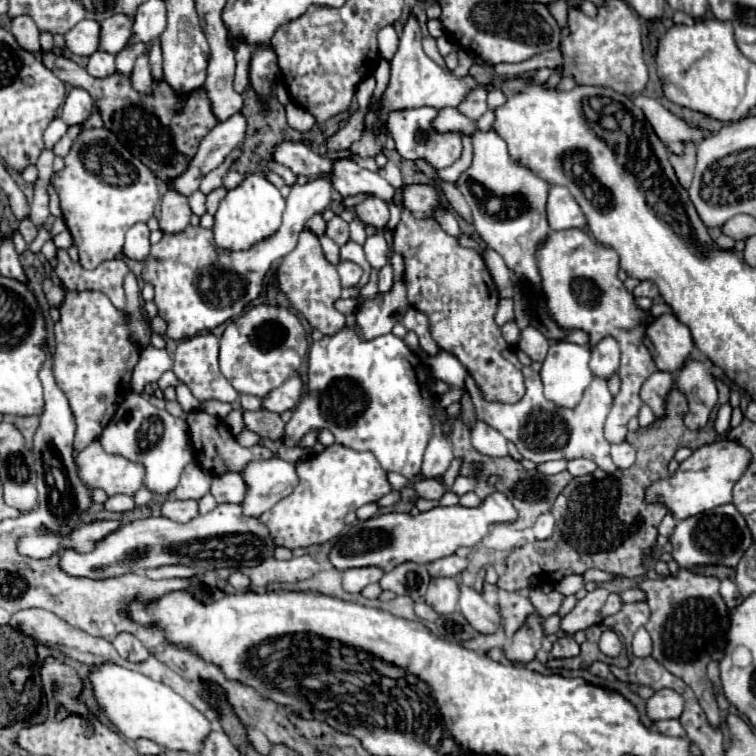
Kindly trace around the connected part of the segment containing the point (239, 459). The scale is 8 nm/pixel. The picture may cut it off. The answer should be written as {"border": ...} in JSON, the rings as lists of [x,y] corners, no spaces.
{"border":[[[223,423],[217,425],[217,429],[219,429],[219,435],[215,437],[215,447],[217,447],[217,451],[219,451],[219,455],[225,461],[229,471],[241,473],[245,469],[245,465],[251,461],[275,457],[275,453],[263,445],[253,445],[253,447],[239,445]]]}

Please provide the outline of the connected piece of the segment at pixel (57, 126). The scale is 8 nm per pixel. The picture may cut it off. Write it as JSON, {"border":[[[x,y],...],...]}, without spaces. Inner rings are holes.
{"border":[[[55,117],[55,119],[51,121],[51,125],[47,127],[47,131],[45,131],[45,147],[47,147],[47,149],[53,149],[53,145],[55,145],[65,133],[67,133],[67,125],[65,125],[59,117]]]}

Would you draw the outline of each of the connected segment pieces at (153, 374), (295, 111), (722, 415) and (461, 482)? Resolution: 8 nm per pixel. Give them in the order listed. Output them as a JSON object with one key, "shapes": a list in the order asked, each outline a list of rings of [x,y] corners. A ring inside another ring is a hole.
{"shapes":[[[[147,347],[139,355],[139,363],[133,369],[131,375],[131,391],[133,393],[143,393],[145,385],[155,385],[159,377],[171,369],[171,357],[167,355],[165,349],[157,347]]],[[[293,102],[285,106],[285,111],[289,126],[299,132],[309,131],[316,123],[315,118],[309,111],[295,105]]],[[[721,405],[717,419],[715,419],[715,431],[719,437],[725,437],[729,431],[729,421],[731,421],[731,405]]],[[[459,477],[459,479],[453,483],[451,491],[457,493],[457,495],[465,495],[467,491],[473,491],[475,485],[477,485],[477,479],[475,479],[475,477]]]]}

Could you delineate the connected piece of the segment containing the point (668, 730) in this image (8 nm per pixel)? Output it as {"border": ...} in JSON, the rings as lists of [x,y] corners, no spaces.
{"border":[[[667,719],[667,721],[657,721],[655,727],[659,731],[663,731],[665,735],[671,735],[671,737],[683,737],[683,727],[679,723],[679,719]]]}

